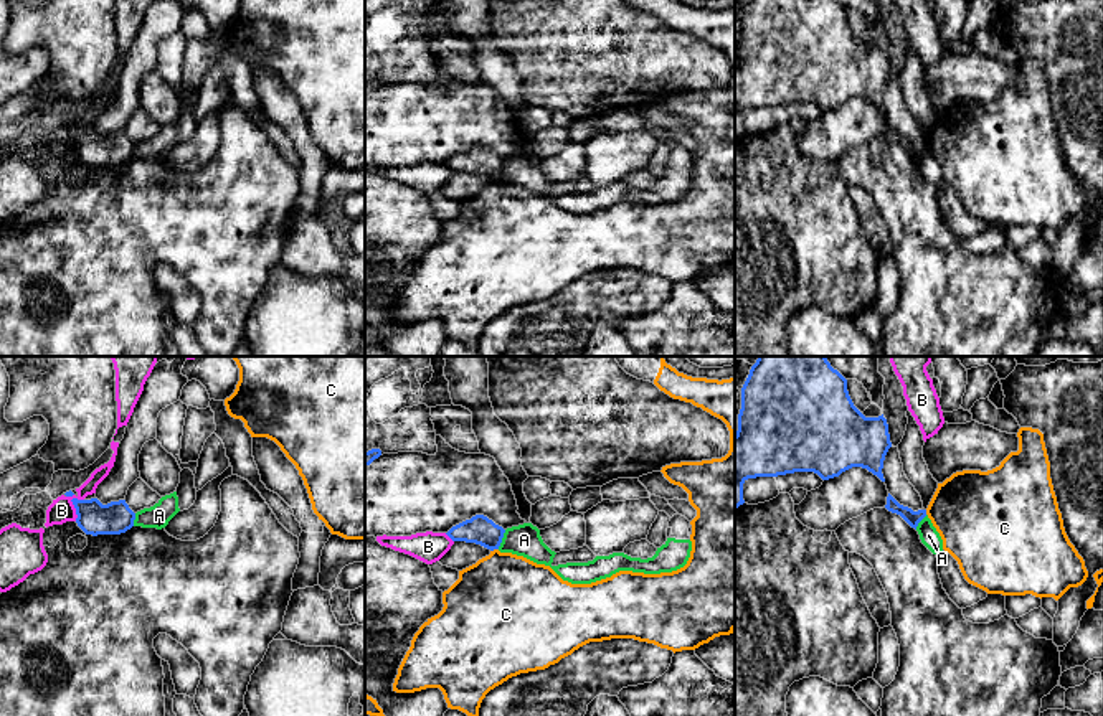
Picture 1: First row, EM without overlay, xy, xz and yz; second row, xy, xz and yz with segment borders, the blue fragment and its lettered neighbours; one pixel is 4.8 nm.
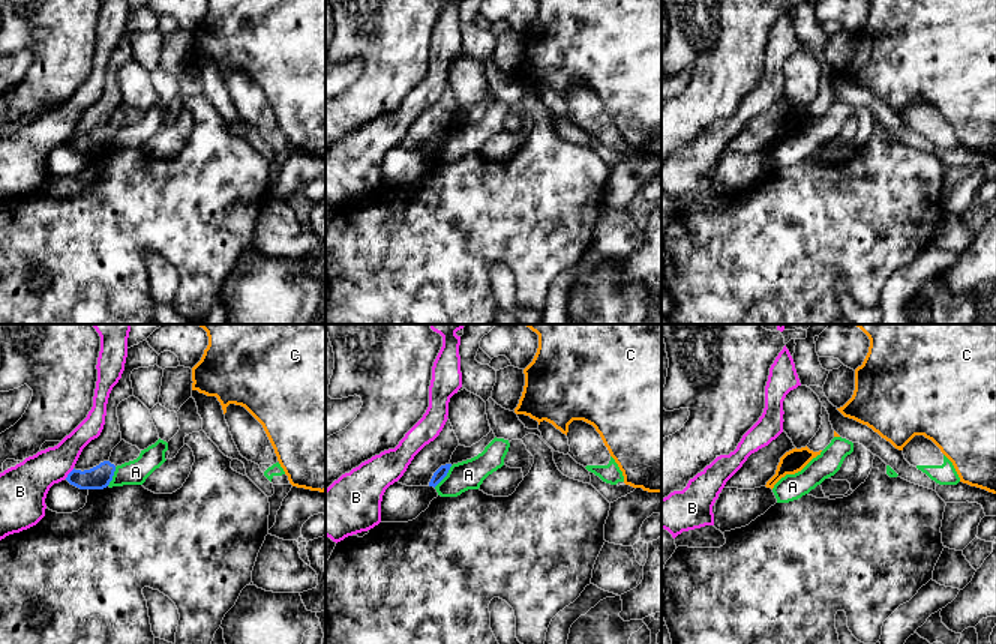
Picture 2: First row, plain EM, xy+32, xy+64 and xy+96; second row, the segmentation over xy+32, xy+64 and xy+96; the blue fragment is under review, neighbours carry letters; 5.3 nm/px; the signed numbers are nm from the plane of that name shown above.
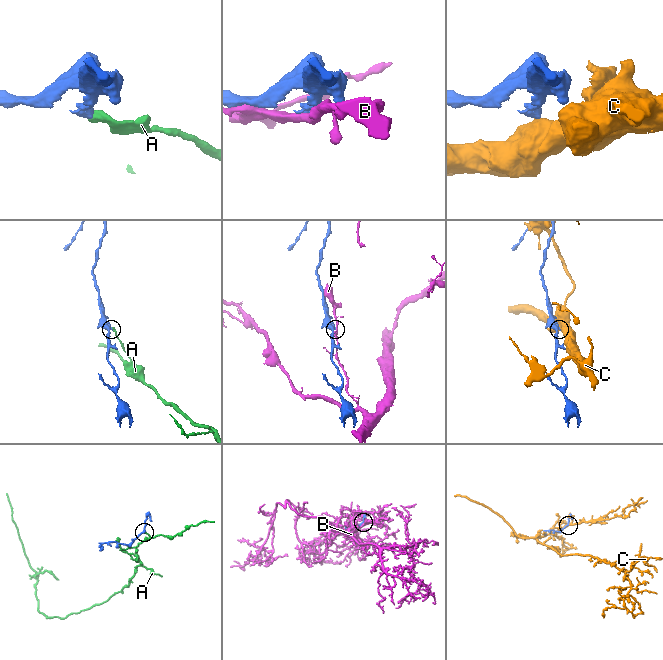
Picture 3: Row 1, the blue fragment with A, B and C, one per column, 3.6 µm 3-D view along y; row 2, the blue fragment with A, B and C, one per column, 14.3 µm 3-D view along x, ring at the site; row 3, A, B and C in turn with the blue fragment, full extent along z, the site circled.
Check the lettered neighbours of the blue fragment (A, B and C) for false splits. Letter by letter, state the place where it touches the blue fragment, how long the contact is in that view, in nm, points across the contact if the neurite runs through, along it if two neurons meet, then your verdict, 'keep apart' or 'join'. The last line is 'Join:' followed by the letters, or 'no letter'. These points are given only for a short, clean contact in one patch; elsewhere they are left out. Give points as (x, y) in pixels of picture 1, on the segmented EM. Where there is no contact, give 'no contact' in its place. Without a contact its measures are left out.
A: meets blue in xz at (501, 540); contact 100 nm long; border along xz (506, 530), (497, 548); keep apart
B: meets blue in xy at (75, 507); contact 140 nm long; keep apart
C: meets blue in xz at (494, 548); contact 40 nm long; keep apart
Join: no letter

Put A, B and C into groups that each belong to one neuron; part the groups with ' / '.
A / B / C

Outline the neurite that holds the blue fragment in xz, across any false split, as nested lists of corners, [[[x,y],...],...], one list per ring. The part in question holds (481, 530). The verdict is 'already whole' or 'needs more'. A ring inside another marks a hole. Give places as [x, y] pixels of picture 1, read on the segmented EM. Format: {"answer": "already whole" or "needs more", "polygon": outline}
{"answer": "already whole", "polygon": [[[476,515],[471,520],[466,520],[452,526],[446,535],[452,541],[466,541],[480,544],[490,551],[499,549],[505,530],[495,525],[484,515]]]}

